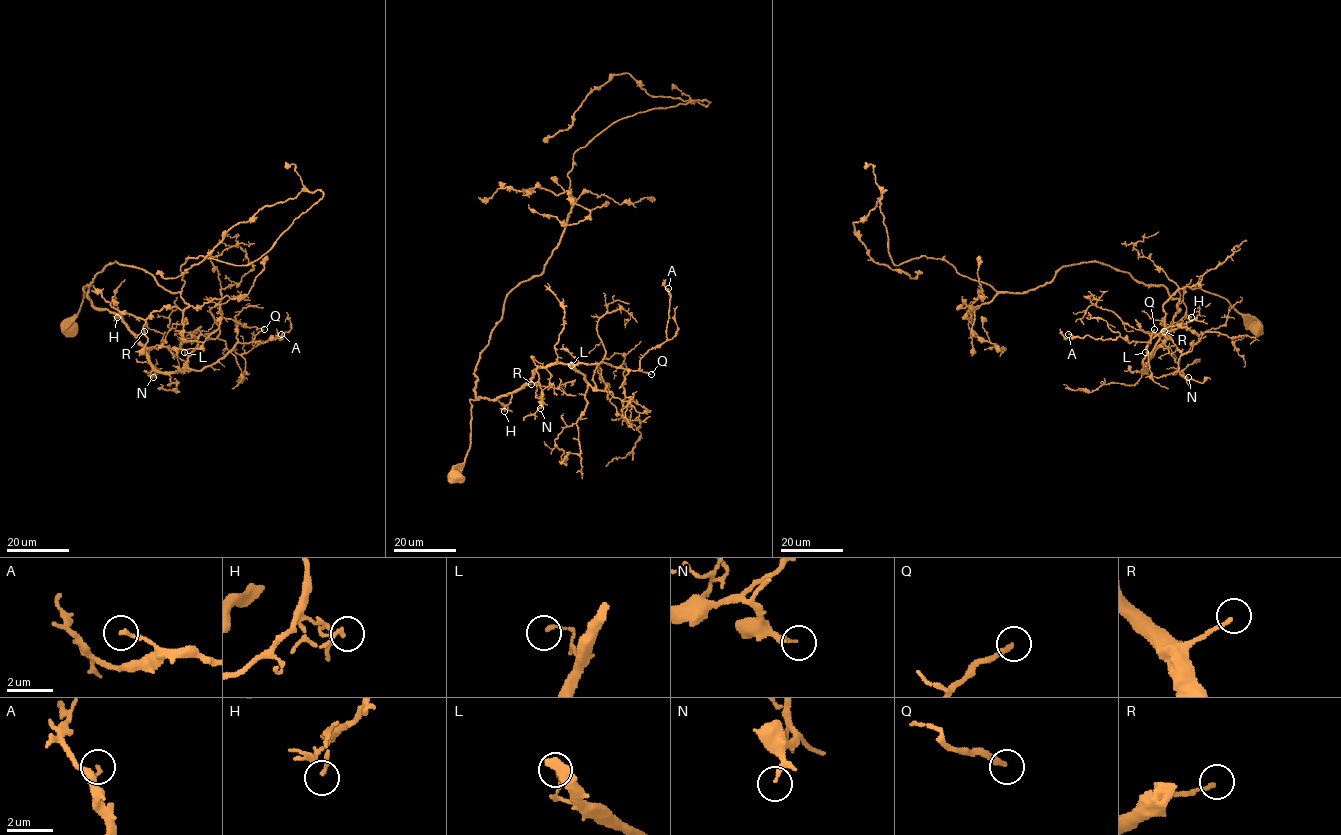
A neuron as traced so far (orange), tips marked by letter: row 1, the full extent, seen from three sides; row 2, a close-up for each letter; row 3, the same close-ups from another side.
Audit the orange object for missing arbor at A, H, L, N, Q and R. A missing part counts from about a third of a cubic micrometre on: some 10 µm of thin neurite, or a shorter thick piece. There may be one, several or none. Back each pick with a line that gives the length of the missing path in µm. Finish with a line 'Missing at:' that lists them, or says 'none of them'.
Q: about 25 µm are missing
R: about 25 µm are missing
Missing at: Q, R

